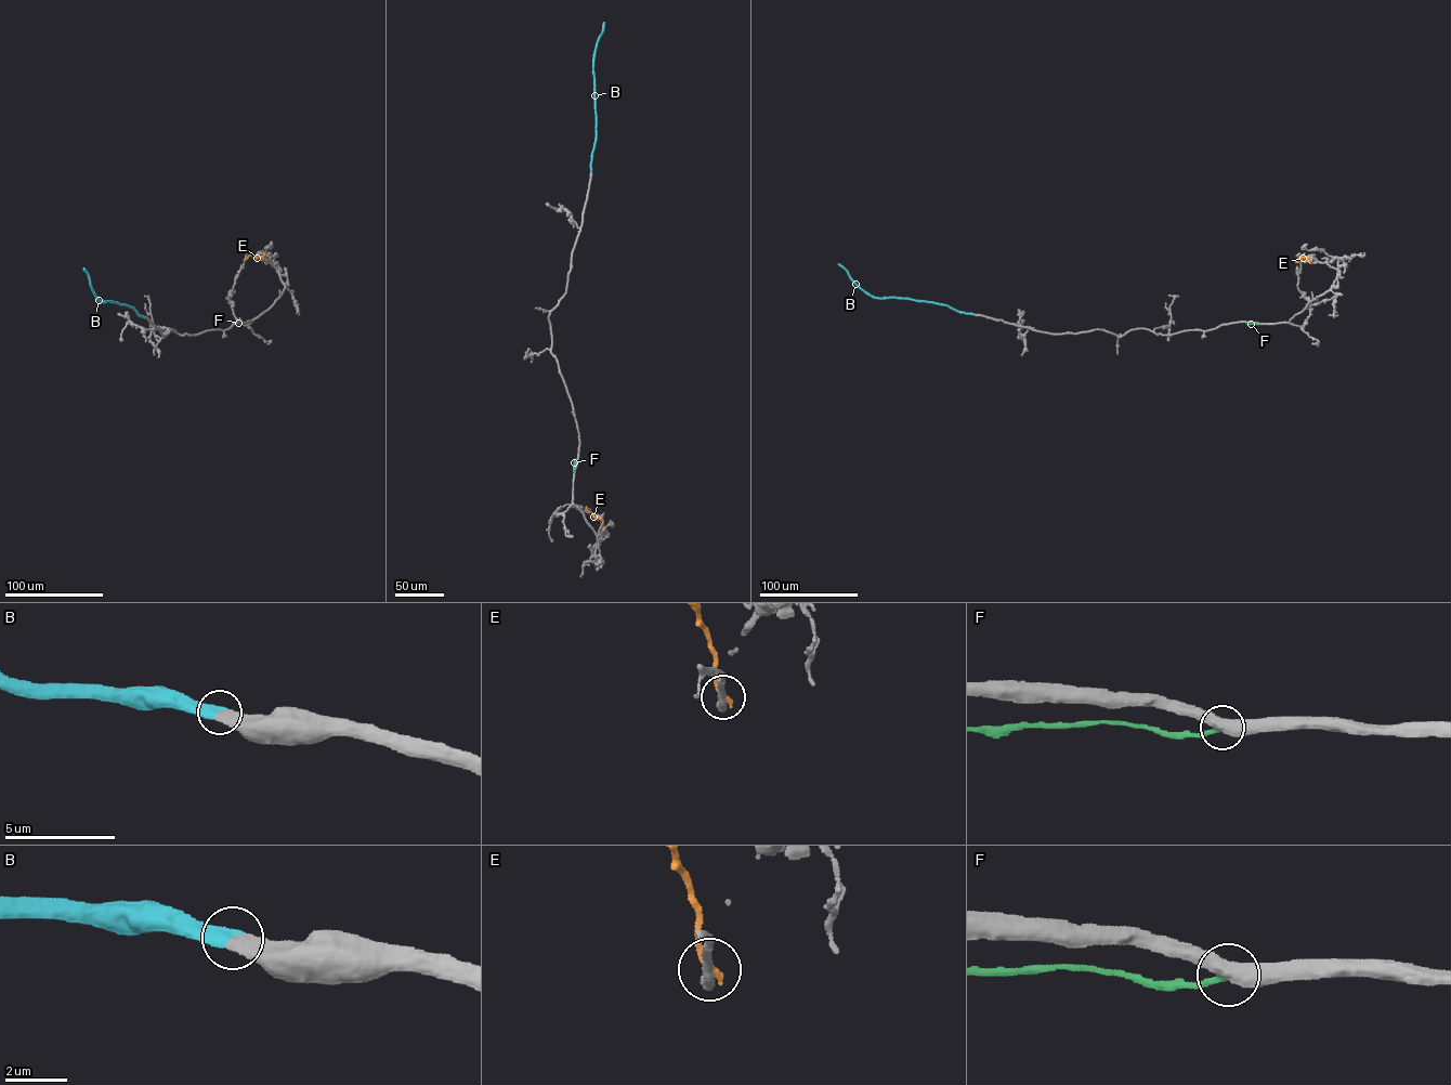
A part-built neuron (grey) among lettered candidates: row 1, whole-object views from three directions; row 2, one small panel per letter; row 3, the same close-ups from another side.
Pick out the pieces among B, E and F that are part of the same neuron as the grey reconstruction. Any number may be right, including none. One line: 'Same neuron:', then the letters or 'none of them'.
Same neuron: B

